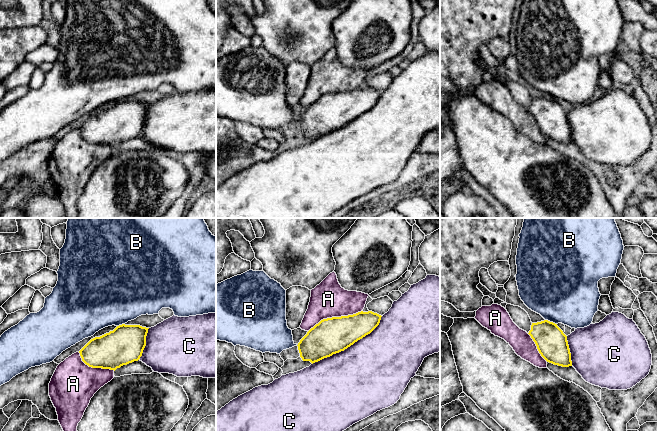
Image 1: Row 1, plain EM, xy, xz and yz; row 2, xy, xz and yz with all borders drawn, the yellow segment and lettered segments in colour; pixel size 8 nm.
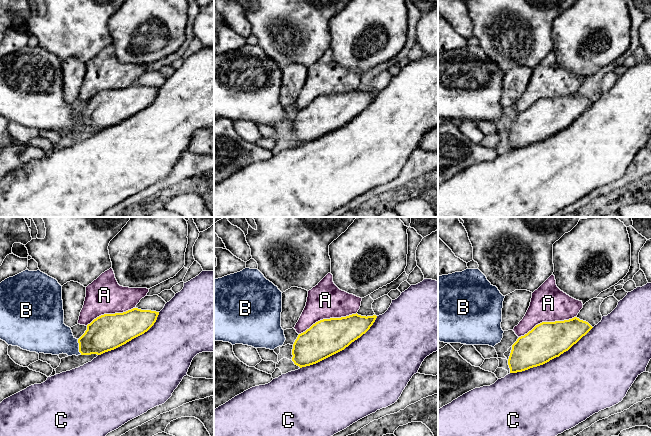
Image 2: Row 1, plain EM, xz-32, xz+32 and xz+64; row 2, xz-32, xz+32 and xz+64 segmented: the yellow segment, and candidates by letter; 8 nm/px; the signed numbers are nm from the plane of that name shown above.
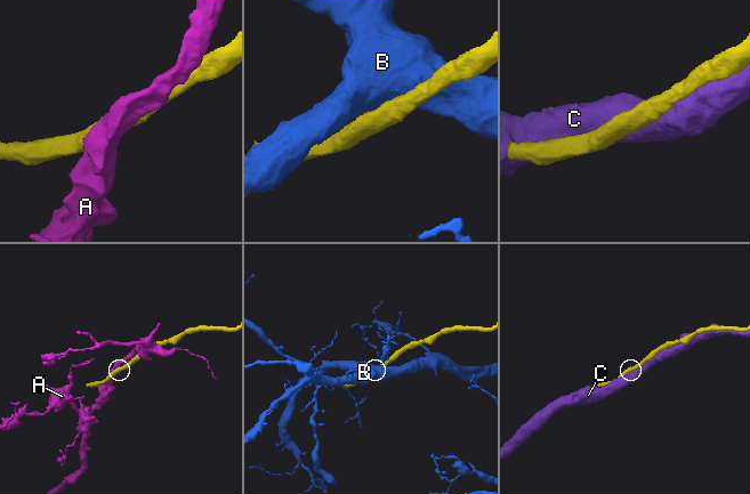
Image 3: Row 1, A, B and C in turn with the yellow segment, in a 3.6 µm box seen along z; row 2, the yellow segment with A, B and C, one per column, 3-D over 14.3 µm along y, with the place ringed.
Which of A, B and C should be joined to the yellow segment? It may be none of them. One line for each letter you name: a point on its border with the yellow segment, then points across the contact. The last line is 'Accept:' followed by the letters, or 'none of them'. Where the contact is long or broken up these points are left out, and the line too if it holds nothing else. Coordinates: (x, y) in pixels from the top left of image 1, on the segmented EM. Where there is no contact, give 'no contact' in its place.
C: meets yellow in xz at (349, 346)
Accept: C

